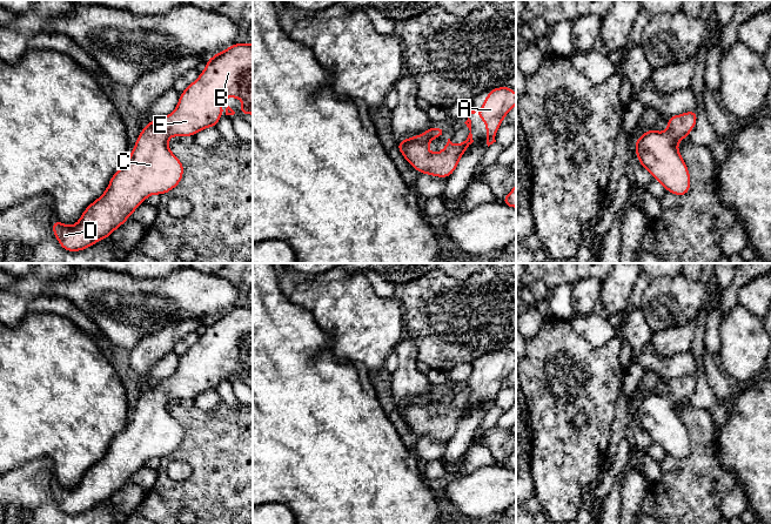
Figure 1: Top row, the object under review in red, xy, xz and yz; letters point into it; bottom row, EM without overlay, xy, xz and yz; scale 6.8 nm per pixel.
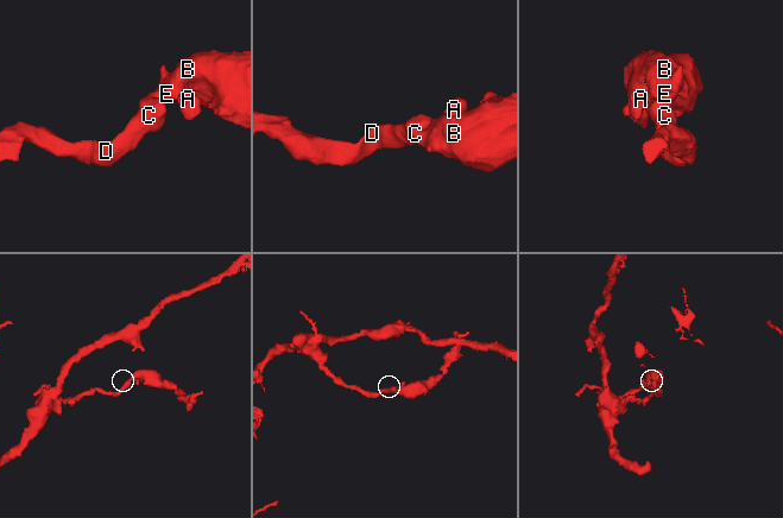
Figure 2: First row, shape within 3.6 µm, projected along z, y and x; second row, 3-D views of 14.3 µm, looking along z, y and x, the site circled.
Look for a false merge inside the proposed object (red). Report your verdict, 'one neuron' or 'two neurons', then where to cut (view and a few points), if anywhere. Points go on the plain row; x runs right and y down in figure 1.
one neuron | no cut

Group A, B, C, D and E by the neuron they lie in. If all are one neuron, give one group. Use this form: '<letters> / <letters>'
A B C D E

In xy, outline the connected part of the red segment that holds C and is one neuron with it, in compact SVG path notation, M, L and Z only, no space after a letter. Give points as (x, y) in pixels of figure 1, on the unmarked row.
M234 307L210 320L206 327L200 340L180 357L175 374L145 389L127 426L114 436L106 455L85 472L78 486L65 489L56 482L53 484L53 496L66 515L81 515L108 502L148 459L163 458L175 451L183 439L183 428L169 414L168 401L194 399L205 391L216 390L221 382L222 361L240 361L242 370L239 376L253 378L253 308Z

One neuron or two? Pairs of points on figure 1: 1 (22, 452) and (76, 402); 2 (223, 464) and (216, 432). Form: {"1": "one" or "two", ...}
{"1": "one", "2": "one"}

